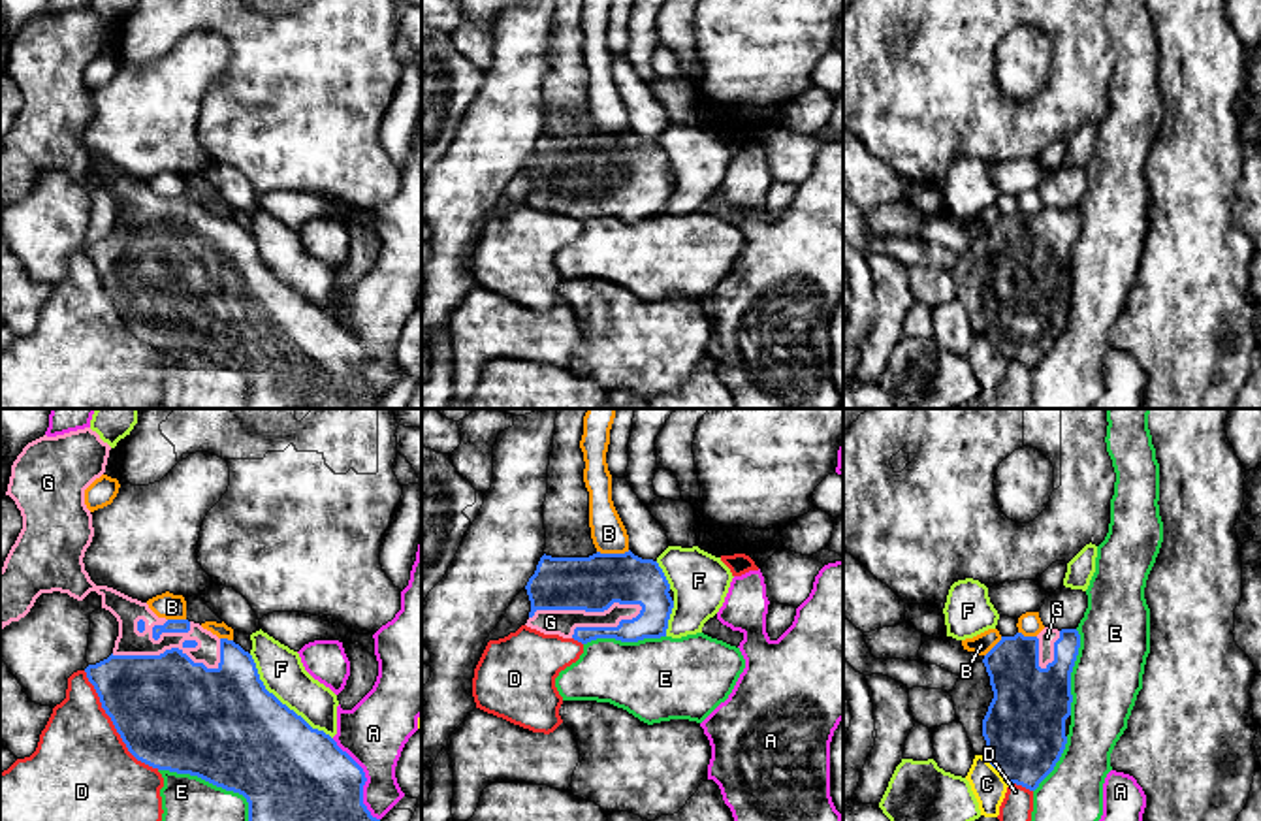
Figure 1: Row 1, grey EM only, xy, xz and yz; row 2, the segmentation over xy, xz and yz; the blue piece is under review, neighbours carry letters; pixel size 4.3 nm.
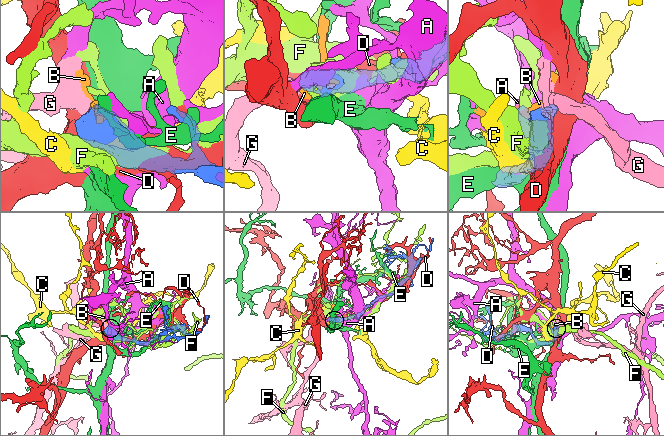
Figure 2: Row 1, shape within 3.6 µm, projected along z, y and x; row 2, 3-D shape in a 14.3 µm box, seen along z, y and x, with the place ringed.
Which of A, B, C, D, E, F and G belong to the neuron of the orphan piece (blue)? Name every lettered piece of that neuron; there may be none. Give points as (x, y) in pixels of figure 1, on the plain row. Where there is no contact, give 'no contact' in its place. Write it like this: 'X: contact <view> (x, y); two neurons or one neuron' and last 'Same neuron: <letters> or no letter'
A: contact xy (366, 358); two neurons
B: contact xz (612, 132); two neurons
C: contact yz (996, 347); two neurons
D: contact xy (113, 302); two neurons
E: contact xy (217, 364); two neurons
F: contact xy (281, 281); two neurons
G: contact xz (586, 189); one neuron
Same neuron: G

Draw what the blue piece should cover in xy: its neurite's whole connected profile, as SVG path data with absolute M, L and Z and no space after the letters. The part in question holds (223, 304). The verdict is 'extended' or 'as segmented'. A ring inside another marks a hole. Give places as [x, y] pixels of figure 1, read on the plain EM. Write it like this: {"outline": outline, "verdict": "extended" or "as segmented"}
{"outline": "M90 6L28 21L11 43L6 73L23 94L23 107L0 147L0 205L24 196L41 171L68 171L83 179L90 169L102 175L102 186L119 200L113 232L85 247L102 286L111 296L128 330L141 341L177 352L198 354L216 365L239 371L248 380L250 409L378 409L380 397L363 382L363 346L324 309L312 307L301 294L269 271L248 230L218 217L200 201L158 196L147 181L113 166L96 164L85 149L85 130L92 121L92 92L85 68L105 51L111 24Z", "verdict": "extended"}

